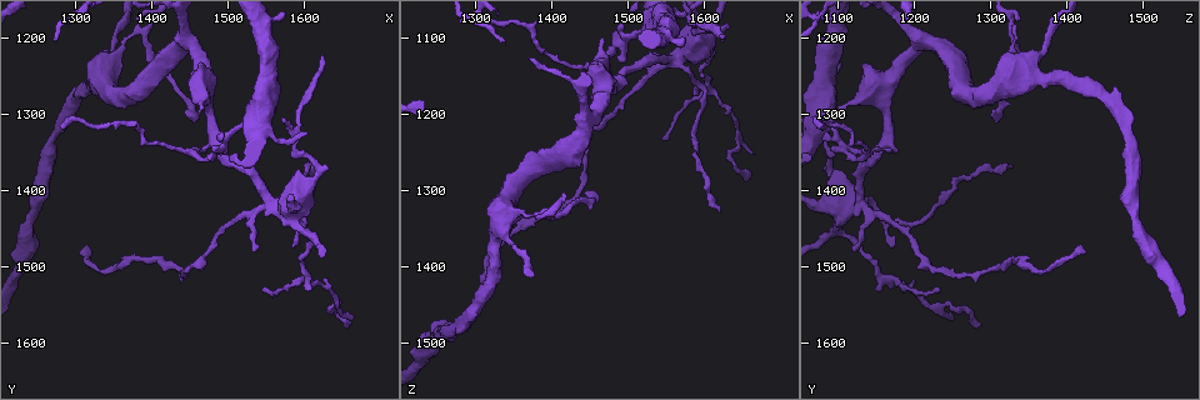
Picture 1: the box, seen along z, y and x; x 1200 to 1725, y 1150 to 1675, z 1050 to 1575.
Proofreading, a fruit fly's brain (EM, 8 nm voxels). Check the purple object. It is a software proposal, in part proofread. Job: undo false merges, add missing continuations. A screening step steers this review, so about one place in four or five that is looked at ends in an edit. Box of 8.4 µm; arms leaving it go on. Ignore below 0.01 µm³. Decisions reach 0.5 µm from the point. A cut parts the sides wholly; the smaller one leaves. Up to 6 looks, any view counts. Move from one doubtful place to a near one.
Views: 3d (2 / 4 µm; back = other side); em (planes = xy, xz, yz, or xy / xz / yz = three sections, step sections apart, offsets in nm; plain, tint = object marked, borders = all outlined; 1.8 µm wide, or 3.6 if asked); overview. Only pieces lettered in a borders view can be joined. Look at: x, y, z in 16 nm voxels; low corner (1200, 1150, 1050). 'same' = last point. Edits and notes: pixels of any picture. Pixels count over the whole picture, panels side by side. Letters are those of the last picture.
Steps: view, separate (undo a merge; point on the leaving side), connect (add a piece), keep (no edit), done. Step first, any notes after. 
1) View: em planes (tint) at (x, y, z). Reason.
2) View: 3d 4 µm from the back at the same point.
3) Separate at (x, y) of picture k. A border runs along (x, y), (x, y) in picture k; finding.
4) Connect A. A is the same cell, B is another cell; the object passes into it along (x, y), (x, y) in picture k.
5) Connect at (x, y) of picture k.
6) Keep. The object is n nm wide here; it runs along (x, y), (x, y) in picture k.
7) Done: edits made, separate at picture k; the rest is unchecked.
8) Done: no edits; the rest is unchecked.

View: em 3.6 µm yz step 4 (tint) at (1525, 1310, 1085). Sudden change in width.

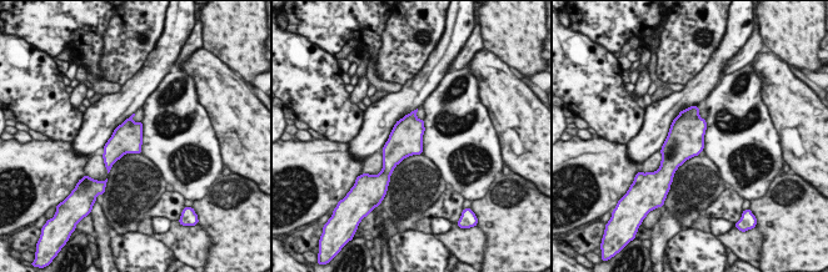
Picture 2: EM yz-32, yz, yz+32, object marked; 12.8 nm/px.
View: em 3.6 µm planes (borders) at the same point.

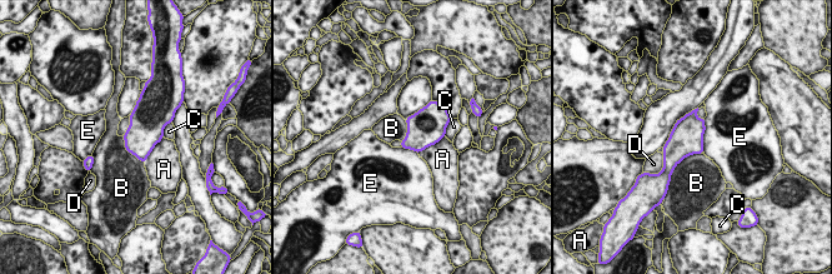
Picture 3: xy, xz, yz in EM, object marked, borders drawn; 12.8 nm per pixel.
Keep. The object is 380 nm wide here; the longest contact is with B, 500 nm; A, B, C, D and E are other cells; all the same neuron.

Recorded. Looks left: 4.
View: 3d 4 µm at (1455, 1305, 1305). An open end.

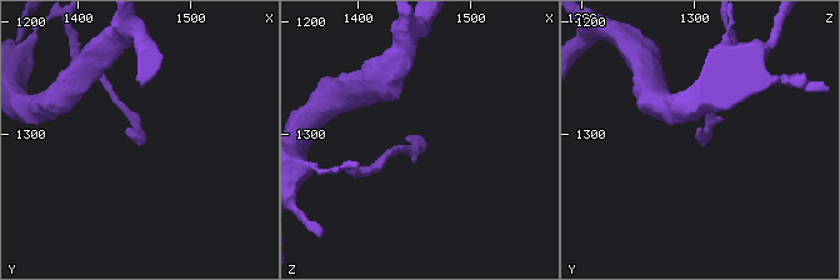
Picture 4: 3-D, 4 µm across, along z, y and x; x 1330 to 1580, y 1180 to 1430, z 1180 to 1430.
View: em yz step 4 (tint) at (1458, 1306, 1306).

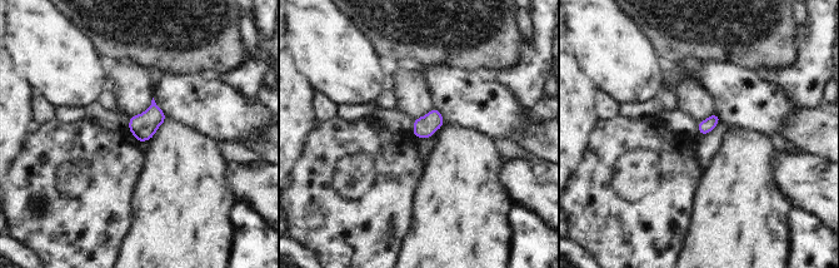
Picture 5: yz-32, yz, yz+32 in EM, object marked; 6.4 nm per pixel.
View: em planes (borders) at the same point.

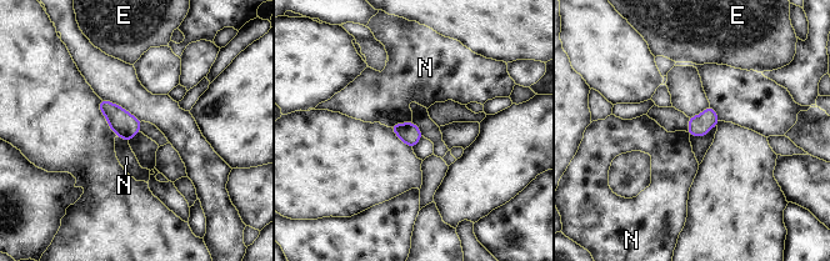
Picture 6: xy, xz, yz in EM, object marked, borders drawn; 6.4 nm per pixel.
Keep. E and N are other cells; a border runs along (411, 121), (389, 126) in picture 6; none of them fits.

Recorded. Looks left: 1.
View: em planes (borders) at (1665, 1570, 1255).

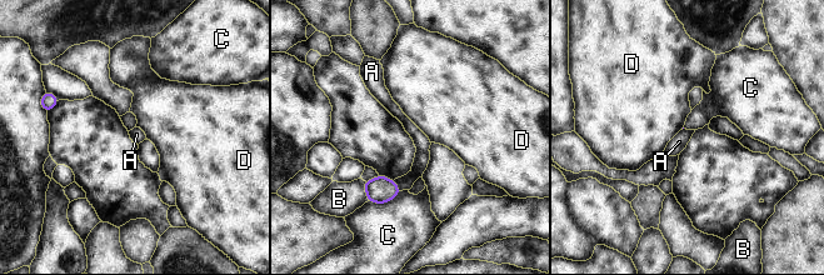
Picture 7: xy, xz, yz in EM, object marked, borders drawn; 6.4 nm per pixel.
Keep. The longest contact is with C, 220 nm; A, B, C and D are other cells; a border runs along (393, 180), (400, 190) in picture 7; none of them fits.

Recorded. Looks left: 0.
Done: no edits; the rest is unchecked.

